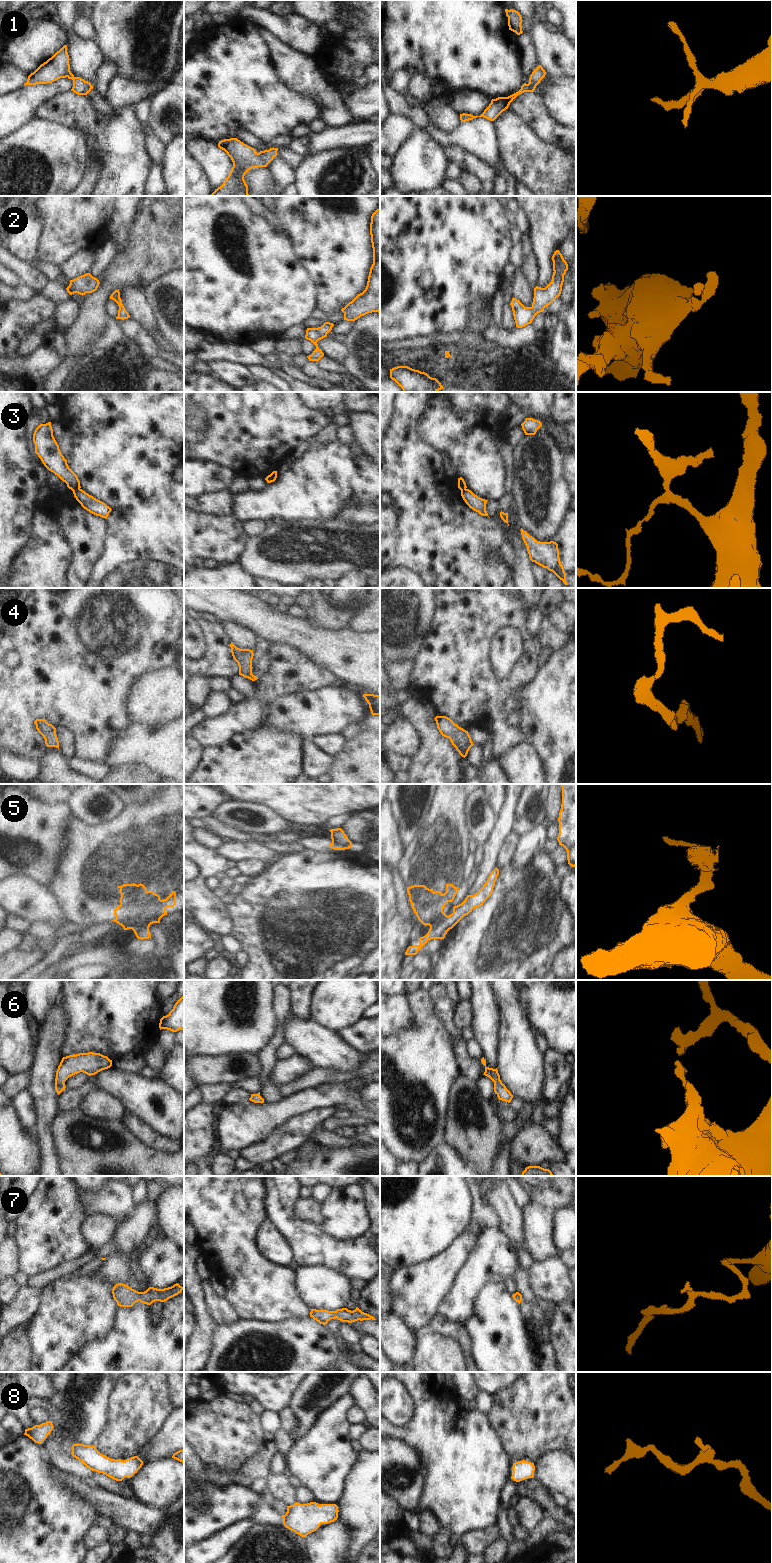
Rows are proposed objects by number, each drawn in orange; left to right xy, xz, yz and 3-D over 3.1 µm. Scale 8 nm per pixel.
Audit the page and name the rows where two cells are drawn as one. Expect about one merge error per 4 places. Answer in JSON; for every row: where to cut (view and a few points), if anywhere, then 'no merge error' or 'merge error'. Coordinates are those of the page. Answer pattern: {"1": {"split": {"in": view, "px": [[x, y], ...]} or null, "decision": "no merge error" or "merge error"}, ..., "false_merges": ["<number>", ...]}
{"1": {"split": null, "decision": "no merge error"}, "2": {"split": null, "decision": "no merge error"}, "3": {"split": {"in": "xy", "px": [[79, 488], [73, 491]]}, "decision": "merge error"}, "4": {"split": null, "decision": "no merge error"}, "5": {"split": {"in": "yz", "px": [[447, 916], [437, 926], [434, 934], [429, 931]]}, "decision": "merge error"}, "6": {"split": null, "decision": "no merge error"}, "7": {"split": null, "decision": "no merge error"}, "8": {"split": null, "decision": "no merge error"}, "false_merges": ["3", "5"]}

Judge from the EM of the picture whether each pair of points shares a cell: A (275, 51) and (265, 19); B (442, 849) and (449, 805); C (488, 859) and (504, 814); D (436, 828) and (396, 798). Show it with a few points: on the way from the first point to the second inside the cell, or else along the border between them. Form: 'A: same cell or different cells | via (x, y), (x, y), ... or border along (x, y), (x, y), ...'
A: different cells | border along (257, 25), (268, 30), (288, 46)
B: same cell | via (445, 838), (445, 816)
C: same cell | via (491, 848), (504, 825)
D: different cells | border along (434, 797), (424, 810), (423, 828), (412, 839)

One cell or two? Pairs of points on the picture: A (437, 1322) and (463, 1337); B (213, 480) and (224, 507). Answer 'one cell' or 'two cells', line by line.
A: one cell
B: two cells

